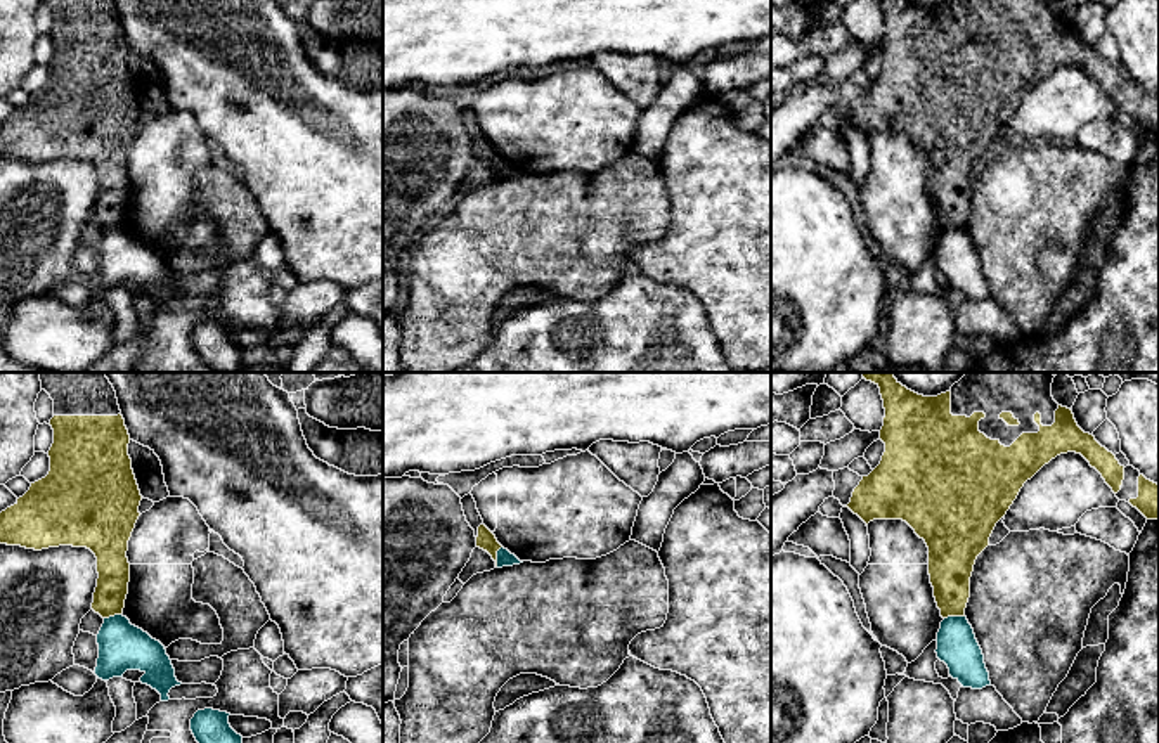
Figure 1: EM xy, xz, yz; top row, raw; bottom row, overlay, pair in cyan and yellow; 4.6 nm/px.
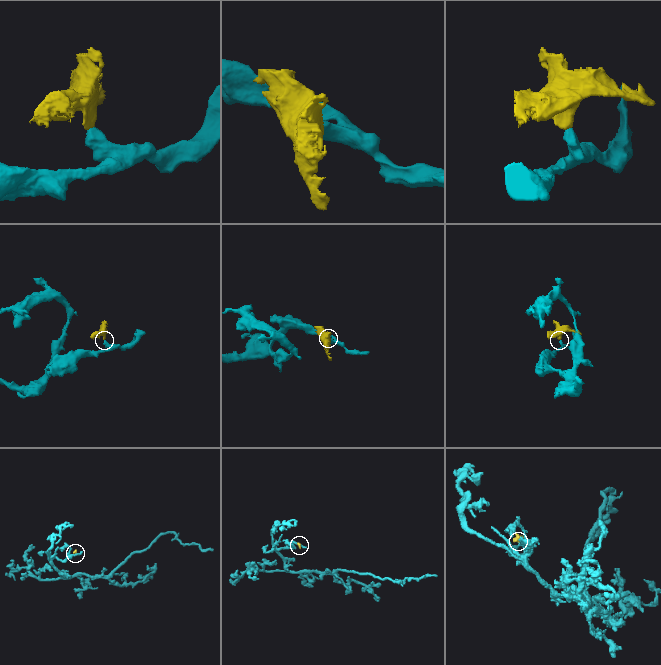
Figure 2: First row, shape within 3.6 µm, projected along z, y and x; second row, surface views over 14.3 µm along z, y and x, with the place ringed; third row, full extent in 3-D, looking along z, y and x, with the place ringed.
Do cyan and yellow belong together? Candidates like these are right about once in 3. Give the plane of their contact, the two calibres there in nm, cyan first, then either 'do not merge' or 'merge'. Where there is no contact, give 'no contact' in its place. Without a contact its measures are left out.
yz | 190/200 nm | do not merge

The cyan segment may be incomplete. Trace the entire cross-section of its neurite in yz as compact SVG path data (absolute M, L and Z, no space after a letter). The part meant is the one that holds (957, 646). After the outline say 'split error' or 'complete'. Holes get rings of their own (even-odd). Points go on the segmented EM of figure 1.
M948 617L937 632L937 658L963 688L991 686L982 649L967 617Z | complete

